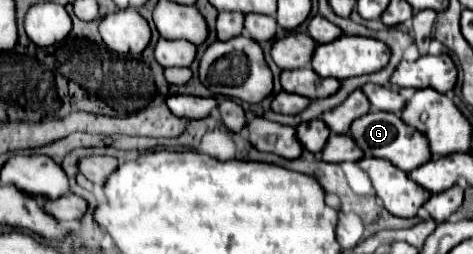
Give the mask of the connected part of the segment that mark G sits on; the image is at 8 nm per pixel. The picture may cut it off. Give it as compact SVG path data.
M368 112L360 116L358 120L352 122L348 134L356 142L356 146L360 146L364 156L384 158L392 162L396 168L400 168L402 172L412 172L416 166L422 166L424 162L430 160L428 142L424 142L424 136L416 134L416 130L400 122L400 118L390 112Z

